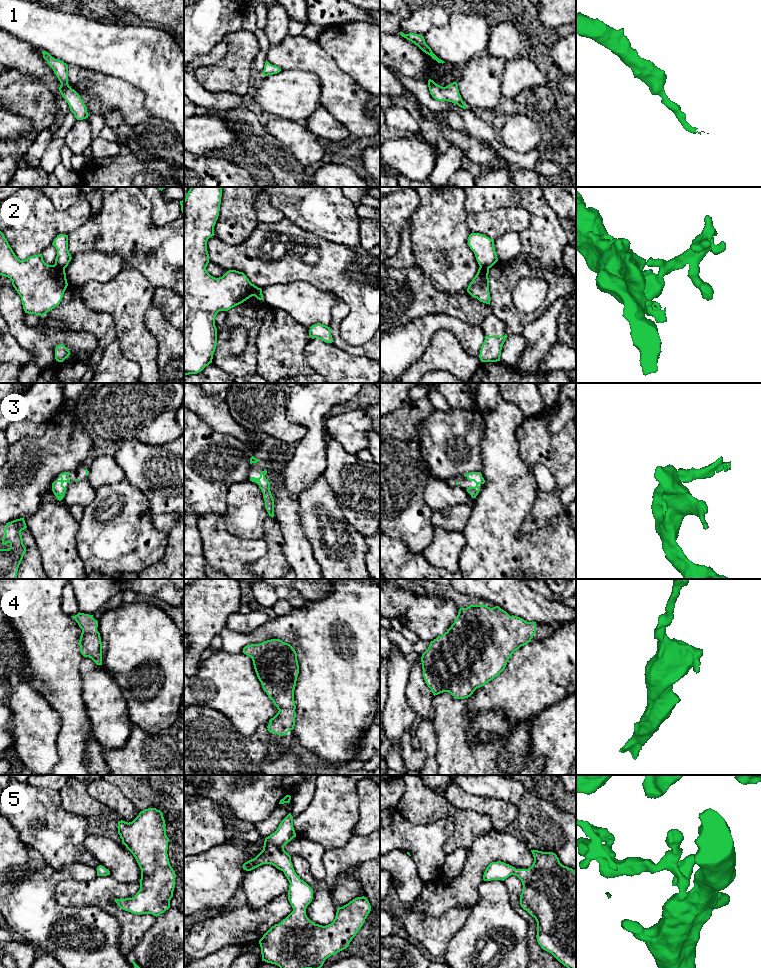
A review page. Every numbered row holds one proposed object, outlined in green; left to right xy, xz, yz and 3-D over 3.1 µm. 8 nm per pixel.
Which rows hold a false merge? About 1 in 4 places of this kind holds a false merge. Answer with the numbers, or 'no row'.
2

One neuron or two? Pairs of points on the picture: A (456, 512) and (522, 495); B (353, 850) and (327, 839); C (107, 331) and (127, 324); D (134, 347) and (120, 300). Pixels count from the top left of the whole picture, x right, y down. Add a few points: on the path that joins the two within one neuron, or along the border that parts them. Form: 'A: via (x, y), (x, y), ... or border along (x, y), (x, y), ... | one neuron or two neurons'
A: border along (472, 505), (472, 510), (462, 530) | two neurons
B: border along (353, 834), (342, 846), (325, 850) | two neurons
C: border along (99, 311), (106, 312), (111, 316), (117, 338) | two neurons
D: via (133, 335), (127, 312) | one neuron

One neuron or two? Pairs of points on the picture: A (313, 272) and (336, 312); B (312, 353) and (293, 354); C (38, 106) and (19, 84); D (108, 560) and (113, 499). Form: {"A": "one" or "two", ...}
{"A": "two", "B": "two", "C": "one", "D": "one"}

